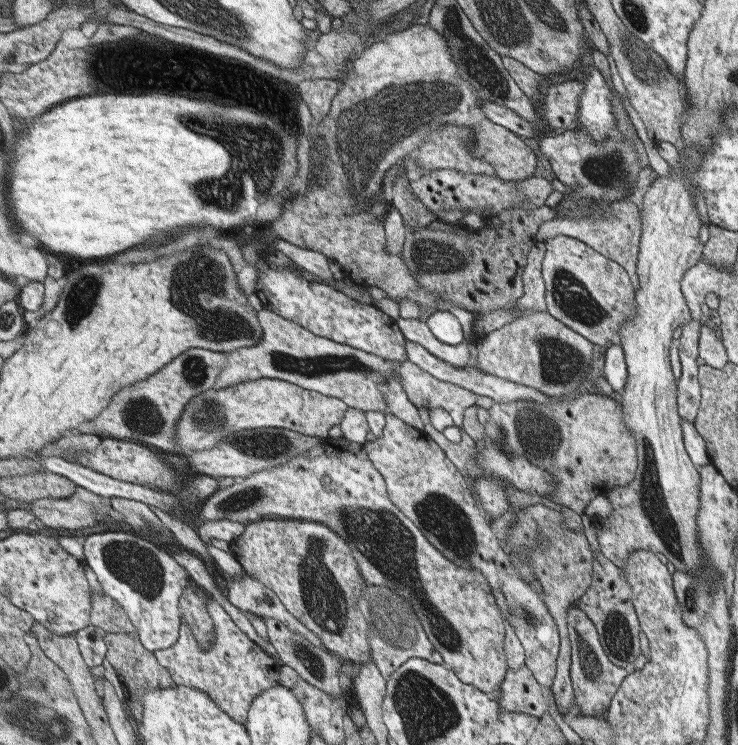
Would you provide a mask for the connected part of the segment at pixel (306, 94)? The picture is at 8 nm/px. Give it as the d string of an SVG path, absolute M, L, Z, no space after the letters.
M331 78L310 79L300 84L305 102L312 108L312 116L322 122L330 112L332 99L340 91L340 80Z

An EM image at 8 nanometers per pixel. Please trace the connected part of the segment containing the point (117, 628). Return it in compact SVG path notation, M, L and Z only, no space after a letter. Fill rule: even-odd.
M106 593L96 594L92 622L108 632L116 632L118 634L139 633L139 628L134 624L123 604Z

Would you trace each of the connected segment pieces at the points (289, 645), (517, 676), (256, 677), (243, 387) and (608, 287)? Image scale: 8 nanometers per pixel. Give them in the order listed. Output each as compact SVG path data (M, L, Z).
M264 618L268 626L268 635L272 644L279 650L283 665L295 668L312 686L333 696L341 698L344 695L339 677L342 660L338 655L323 647L314 647L312 641L303 634L294 632L287 624L276 618Z
M524 665L508 669L507 678L500 685L498 703L508 714L522 712L541 718L555 704L555 698L552 690L542 686Z
M210 596L207 603L209 611L216 623L216 642L213 642L212 648L205 649L201 645L192 625L186 621L183 623L180 640L174 646L167 649L160 649L155 651L155 653L159 658L160 664L170 670L178 685L183 684L184 686L199 688L207 692L228 714L232 715L232 718L247 726L251 717L252 705L255 704L257 698L265 690L282 685L281 680L283 680L283 674L280 673L280 668L283 665L246 631L243 631L235 621L235 618L214 597Z
M278 378L250 380L223 389L210 389L192 400L179 422L178 443L184 447L185 454L212 450L244 430L260 428L290 429L326 439L330 430L343 421L348 407L339 398L320 394L292 381Z
M558 235L546 240L544 244L545 257L542 273L547 289L547 311L597 345L608 347L613 343L619 344L621 326L627 322L627 318L630 319L629 316L635 316L635 312L637 312L635 278L628 274L628 270L615 259L609 259L600 254L576 237Z

